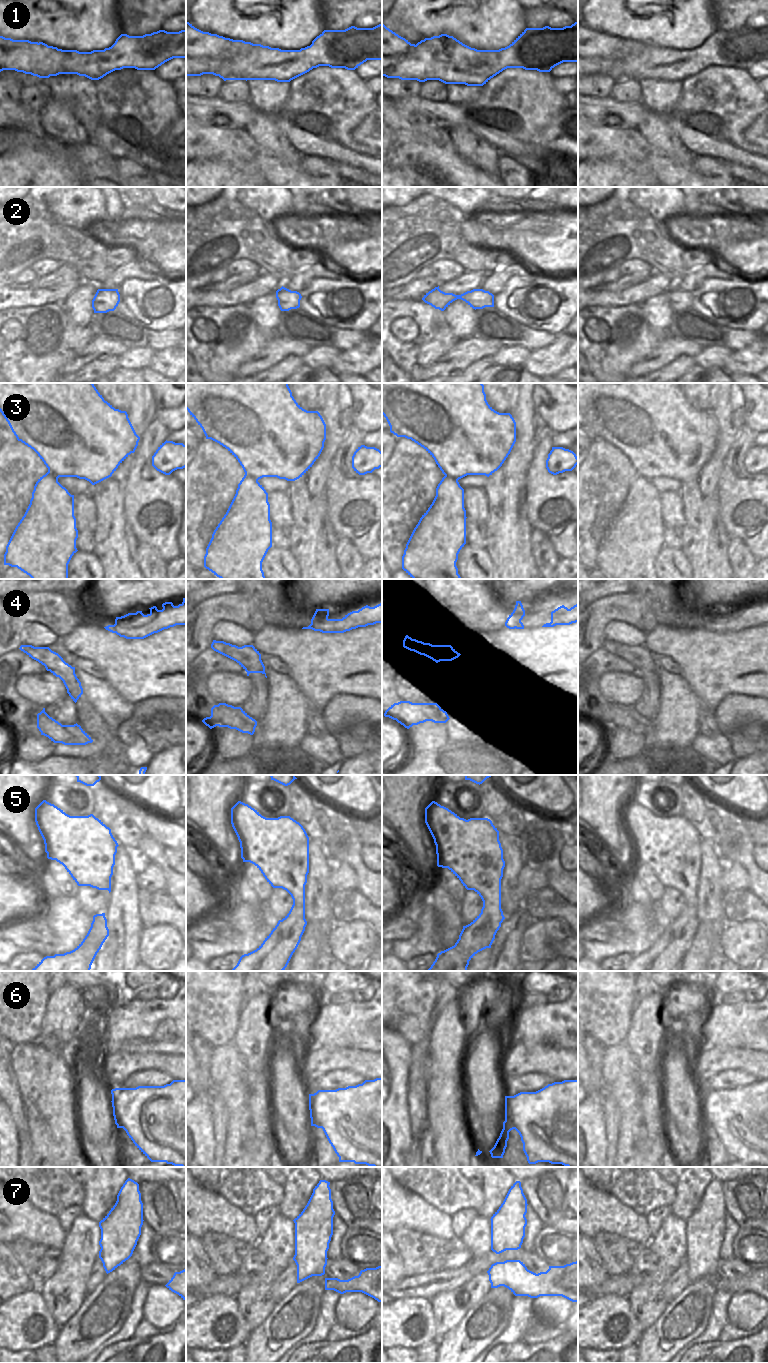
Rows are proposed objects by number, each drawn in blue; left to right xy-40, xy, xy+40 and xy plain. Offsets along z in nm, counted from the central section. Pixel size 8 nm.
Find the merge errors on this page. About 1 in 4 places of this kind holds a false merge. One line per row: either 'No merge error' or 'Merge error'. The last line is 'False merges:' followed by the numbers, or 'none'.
1: Merge error
2: No merge error
3: No merge error
4: Merge error
5: No merge error
6: No merge error
7: No merge error
False merges: 1, 4

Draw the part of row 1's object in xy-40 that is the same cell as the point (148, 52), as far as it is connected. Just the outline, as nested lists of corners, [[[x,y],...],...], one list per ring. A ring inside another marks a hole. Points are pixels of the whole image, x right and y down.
[[[159,30],[143,36],[121,34],[120,41],[109,51],[93,50],[79,52],[62,50],[65,54],[77,58],[87,56],[109,56],[111,59],[101,66],[95,64],[78,64],[73,60],[62,63],[57,73],[48,74],[47,56],[19,56],[17,58],[0,58],[0,72],[15,70],[39,78],[49,78],[59,74],[77,74],[91,80],[99,80],[107,74],[123,68],[137,70],[155,70],[173,58],[186,59],[186,30],[167,32]]]

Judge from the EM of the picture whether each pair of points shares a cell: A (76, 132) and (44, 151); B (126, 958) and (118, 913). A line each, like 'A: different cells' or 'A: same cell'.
A: different cells
B: same cell

